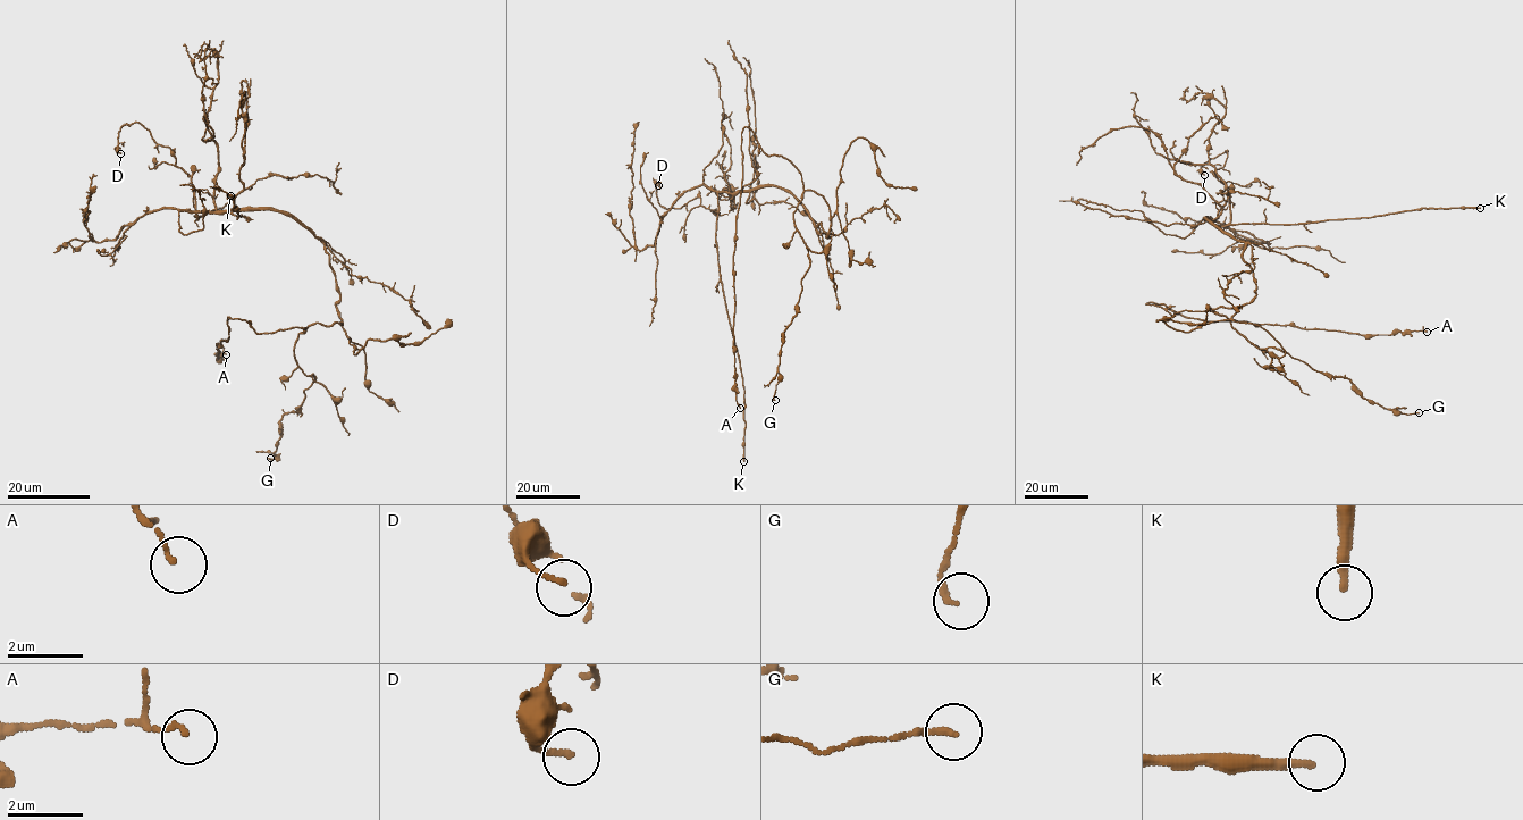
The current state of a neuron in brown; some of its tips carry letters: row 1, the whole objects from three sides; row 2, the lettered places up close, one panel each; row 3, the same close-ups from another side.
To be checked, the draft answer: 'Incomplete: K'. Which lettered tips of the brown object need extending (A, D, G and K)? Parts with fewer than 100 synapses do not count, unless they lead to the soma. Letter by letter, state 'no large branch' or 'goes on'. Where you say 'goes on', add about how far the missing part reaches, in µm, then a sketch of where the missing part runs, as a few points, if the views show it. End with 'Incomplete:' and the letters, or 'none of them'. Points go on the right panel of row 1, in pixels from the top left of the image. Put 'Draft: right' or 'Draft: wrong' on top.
Draft: right
A: no large branch
D: no large branch
G: no large branch
K: goes on; missing 70 µm
Incomplete: K

